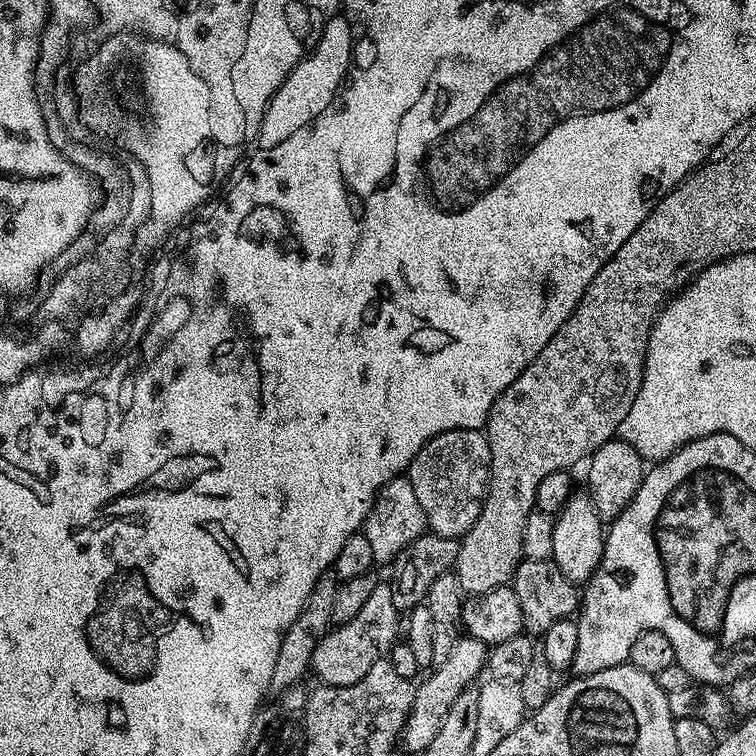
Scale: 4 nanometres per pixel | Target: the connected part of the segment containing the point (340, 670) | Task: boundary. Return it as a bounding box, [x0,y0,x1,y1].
[311,582,398,688]

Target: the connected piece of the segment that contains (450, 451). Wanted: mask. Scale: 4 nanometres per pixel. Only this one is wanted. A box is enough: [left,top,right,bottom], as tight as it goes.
[406,428,490,538]

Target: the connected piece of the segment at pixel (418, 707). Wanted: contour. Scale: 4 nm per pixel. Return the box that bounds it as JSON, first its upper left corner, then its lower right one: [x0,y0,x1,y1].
[402,635,489,753]

